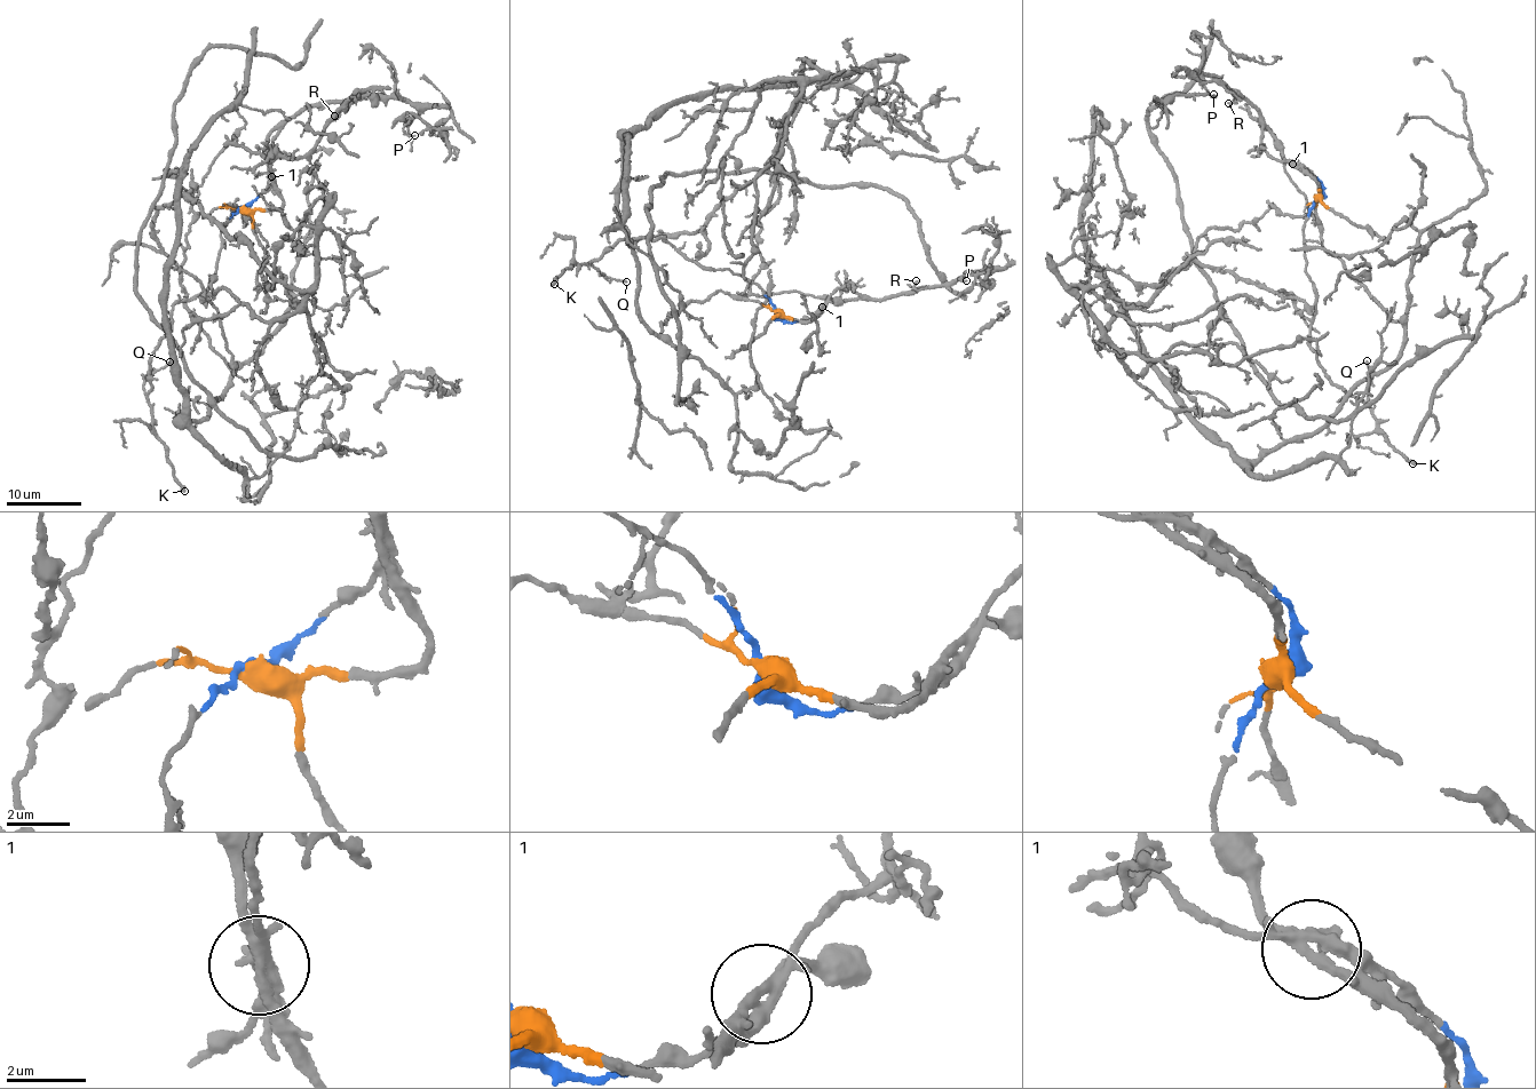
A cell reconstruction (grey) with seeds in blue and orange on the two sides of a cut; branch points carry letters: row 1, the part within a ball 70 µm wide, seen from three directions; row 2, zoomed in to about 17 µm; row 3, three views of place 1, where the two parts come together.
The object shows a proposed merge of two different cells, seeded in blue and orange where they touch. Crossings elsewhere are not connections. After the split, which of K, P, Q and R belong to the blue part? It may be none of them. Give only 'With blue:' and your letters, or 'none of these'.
With blue: K, Q

